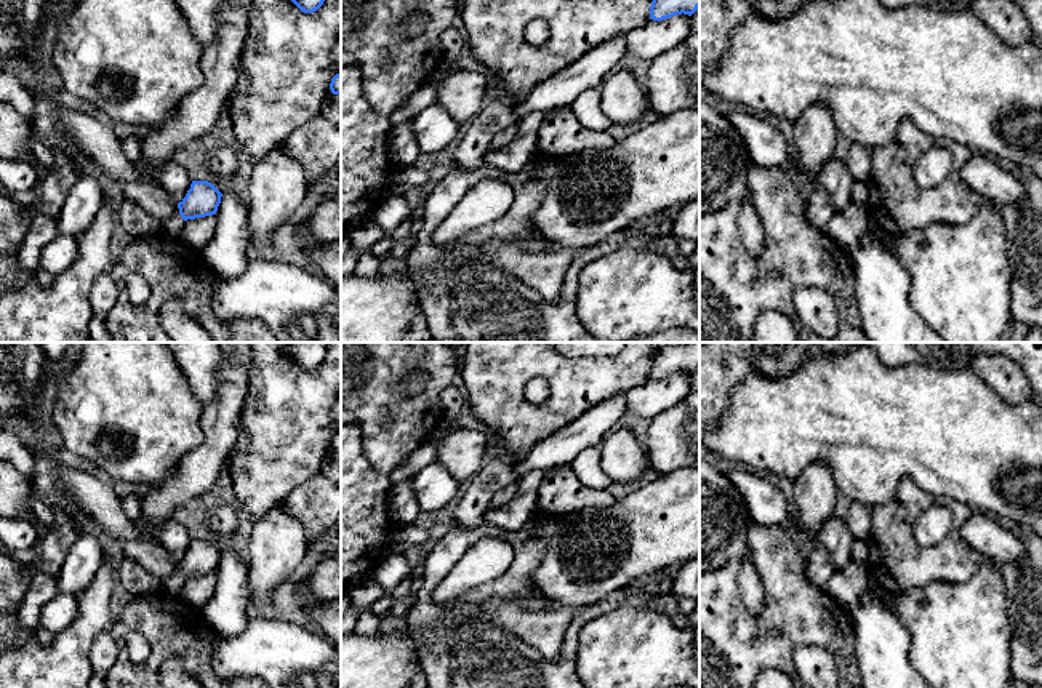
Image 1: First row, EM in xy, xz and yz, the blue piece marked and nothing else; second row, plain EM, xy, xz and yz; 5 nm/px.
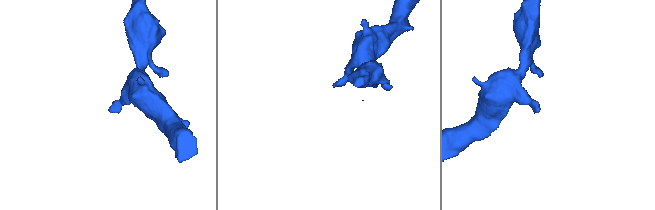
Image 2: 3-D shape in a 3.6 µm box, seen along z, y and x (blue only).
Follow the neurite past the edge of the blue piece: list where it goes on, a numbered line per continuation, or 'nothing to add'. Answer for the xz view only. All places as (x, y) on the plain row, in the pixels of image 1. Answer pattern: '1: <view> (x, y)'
nothing to add

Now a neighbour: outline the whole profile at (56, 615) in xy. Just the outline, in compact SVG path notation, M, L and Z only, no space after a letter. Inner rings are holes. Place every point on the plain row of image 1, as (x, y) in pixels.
M56 594L40 610L40 626L54 637L64 632L77 618L77 598L69 594Z

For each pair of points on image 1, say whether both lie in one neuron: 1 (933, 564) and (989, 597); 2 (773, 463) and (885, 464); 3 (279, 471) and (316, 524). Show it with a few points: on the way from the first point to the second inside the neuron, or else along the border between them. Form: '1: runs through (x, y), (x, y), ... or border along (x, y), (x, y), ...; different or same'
1: border along (980, 552), (977, 568), (965, 580), (927, 584); different
2: runs through (801, 450), (858, 450); same
3: border along (319, 472), (301, 482), (282, 503); different

